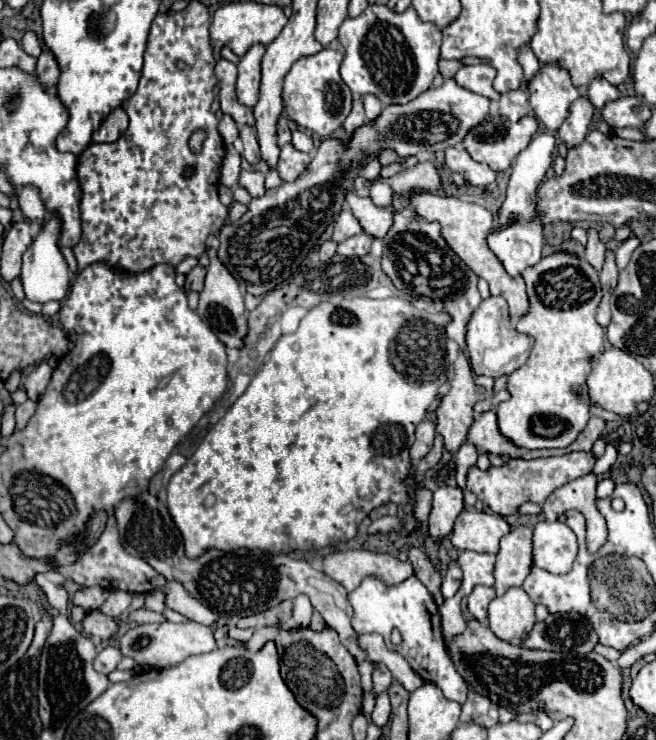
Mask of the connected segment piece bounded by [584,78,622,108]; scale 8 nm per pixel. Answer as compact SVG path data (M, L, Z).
M602 78L594 80L588 88L590 88L590 90L586 90L584 94L590 98L590 102L594 104L594 108L602 108L604 102L618 100L618 98L622 96L622 92L620 92L614 84L610 84L610 82L602 80Z

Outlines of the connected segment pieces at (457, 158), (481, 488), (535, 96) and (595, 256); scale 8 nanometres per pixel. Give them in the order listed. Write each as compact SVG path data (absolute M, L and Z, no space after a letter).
M462 146L446 148L446 166L450 168L450 172L466 180L470 186L484 188L494 182L494 170L488 164L480 164L472 160Z
M570 452L564 456L538 458L538 460L522 460L522 458L510 460L508 458L504 466L490 466L488 470L478 470L476 466L472 466L466 476L468 480L466 490L474 492L480 500L484 500L492 508L492 512L500 516L508 516L508 514L516 514L524 502L544 504L544 500L560 486L580 476L590 474L594 468L594 462L596 458L592 452Z
M540 64L538 74L528 82L534 116L548 128L558 130L568 116L568 106L578 98L570 74L560 64Z
M588 228L588 244L586 244L586 260L596 268L600 270L602 268L602 262L604 262L604 252L606 252L606 246L600 242L598 238L598 232L594 228Z

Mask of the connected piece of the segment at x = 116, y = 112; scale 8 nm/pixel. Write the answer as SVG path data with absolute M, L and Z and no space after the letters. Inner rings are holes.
M114 108L106 120L100 124L100 128L94 132L92 142L114 142L120 138L122 132L128 128L128 116L122 108Z

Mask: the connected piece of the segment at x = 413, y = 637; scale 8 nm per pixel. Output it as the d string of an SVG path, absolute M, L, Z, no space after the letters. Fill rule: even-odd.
M416 576L404 580L398 586L386 586L378 578L364 578L362 584L354 592L348 594L348 600L354 608L352 626L358 634L380 634L384 638L386 646L390 650L398 652L410 664L410 668L414 668L414 672L418 672L418 676L424 682L436 684L448 700L456 700L458 704L466 702L468 688L466 688L462 676L452 666L452 662L444 650L438 606ZM392 628L398 628L402 634L400 646L392 646L392 642L390 642Z

